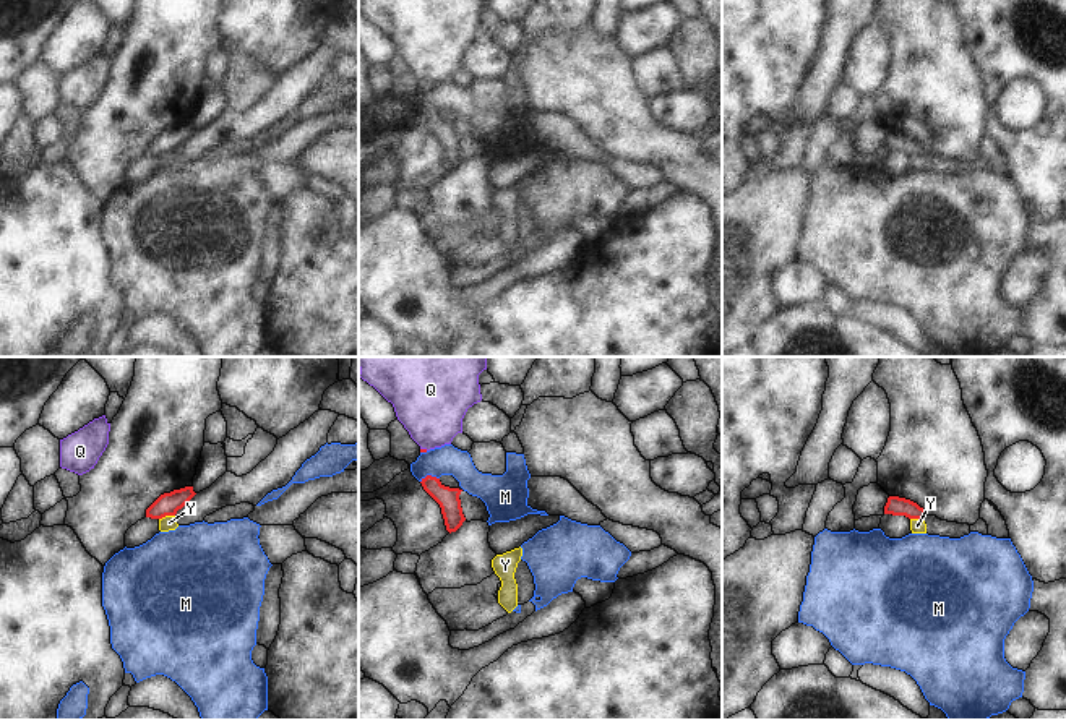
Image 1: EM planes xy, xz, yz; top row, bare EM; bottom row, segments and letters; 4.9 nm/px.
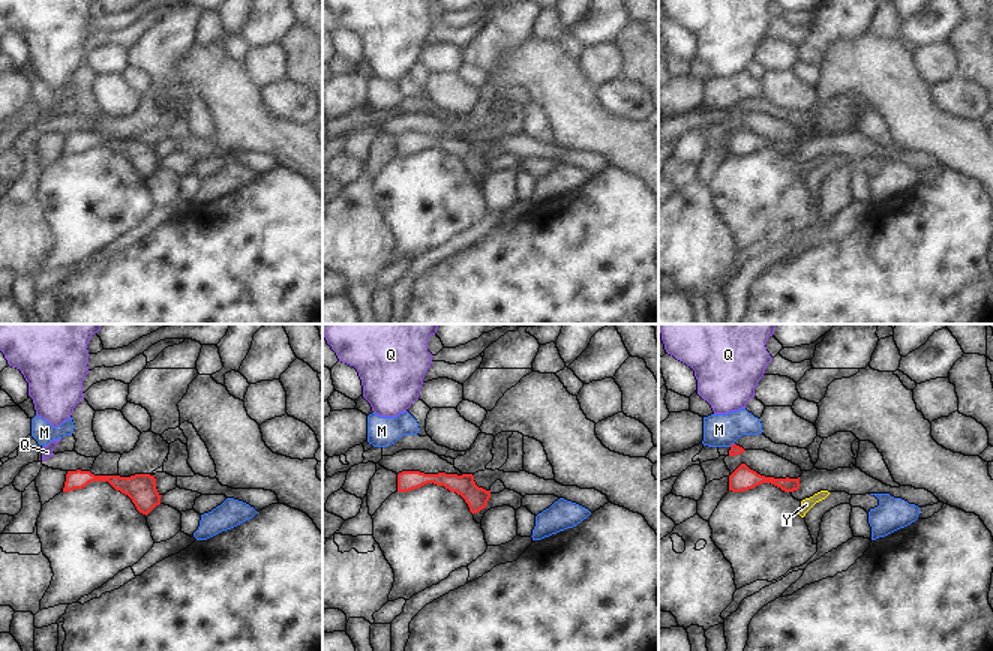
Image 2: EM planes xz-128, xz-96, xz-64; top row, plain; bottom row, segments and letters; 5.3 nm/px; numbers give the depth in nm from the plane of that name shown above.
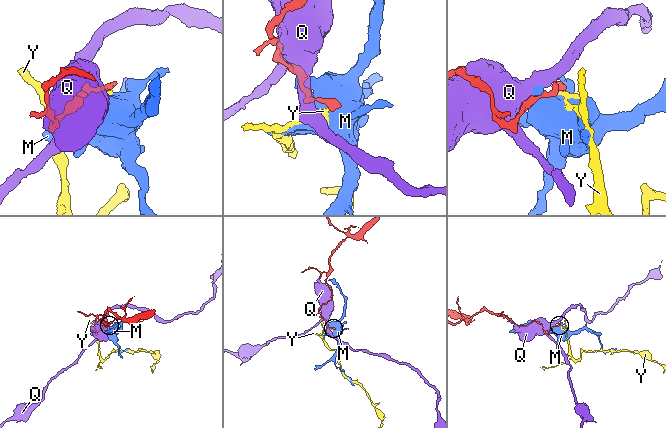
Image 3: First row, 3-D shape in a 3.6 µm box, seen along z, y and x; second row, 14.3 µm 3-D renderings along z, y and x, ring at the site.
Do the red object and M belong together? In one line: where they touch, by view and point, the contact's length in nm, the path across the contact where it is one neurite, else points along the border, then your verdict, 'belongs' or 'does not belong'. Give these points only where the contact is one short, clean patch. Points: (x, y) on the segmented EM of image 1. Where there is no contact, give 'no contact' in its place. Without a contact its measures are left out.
xz (429, 475) | 100 nm | along xz (438, 479), (427, 475), (421, 482) | does not belong

